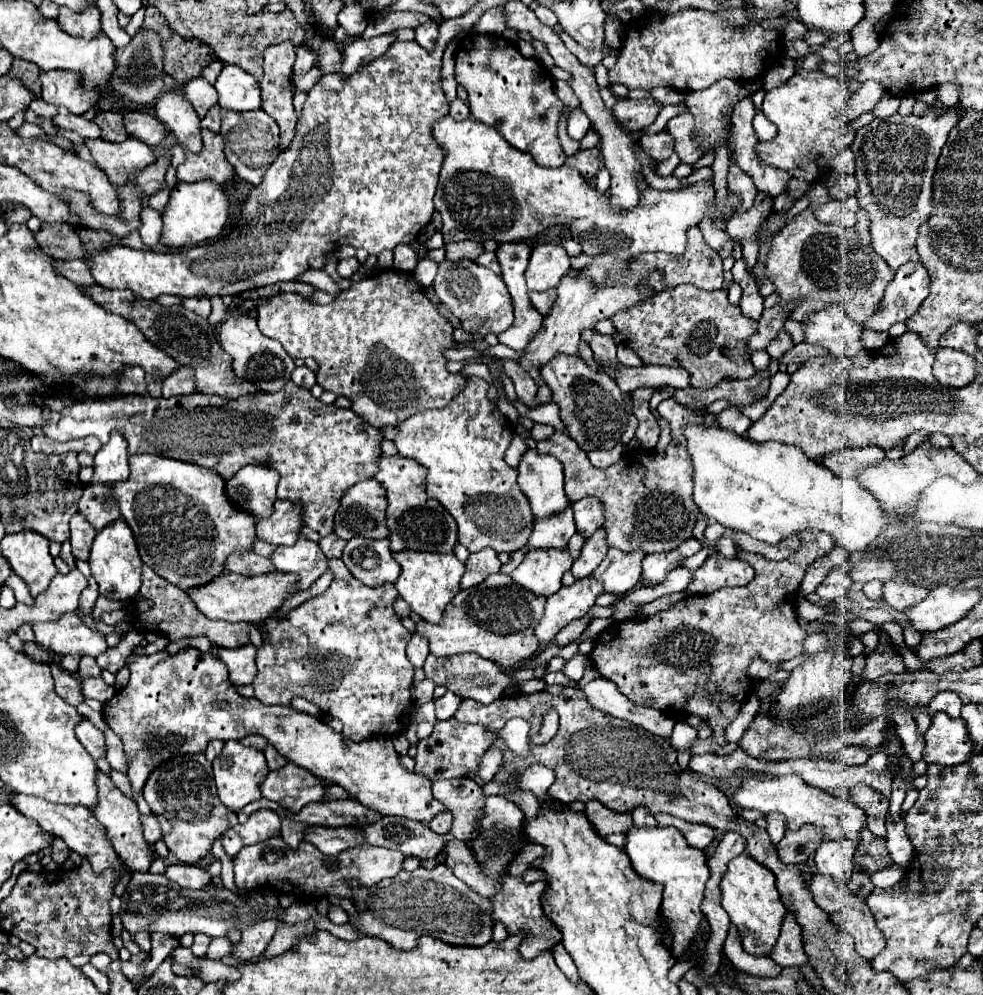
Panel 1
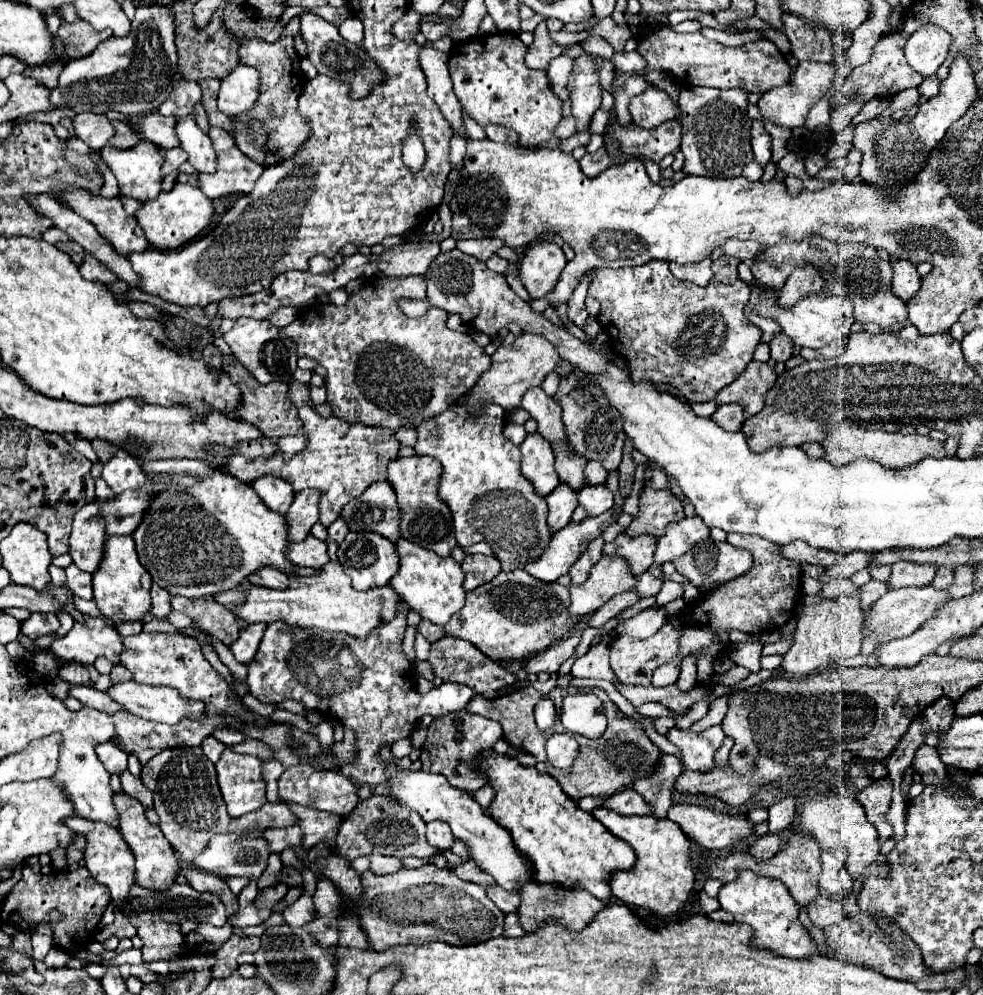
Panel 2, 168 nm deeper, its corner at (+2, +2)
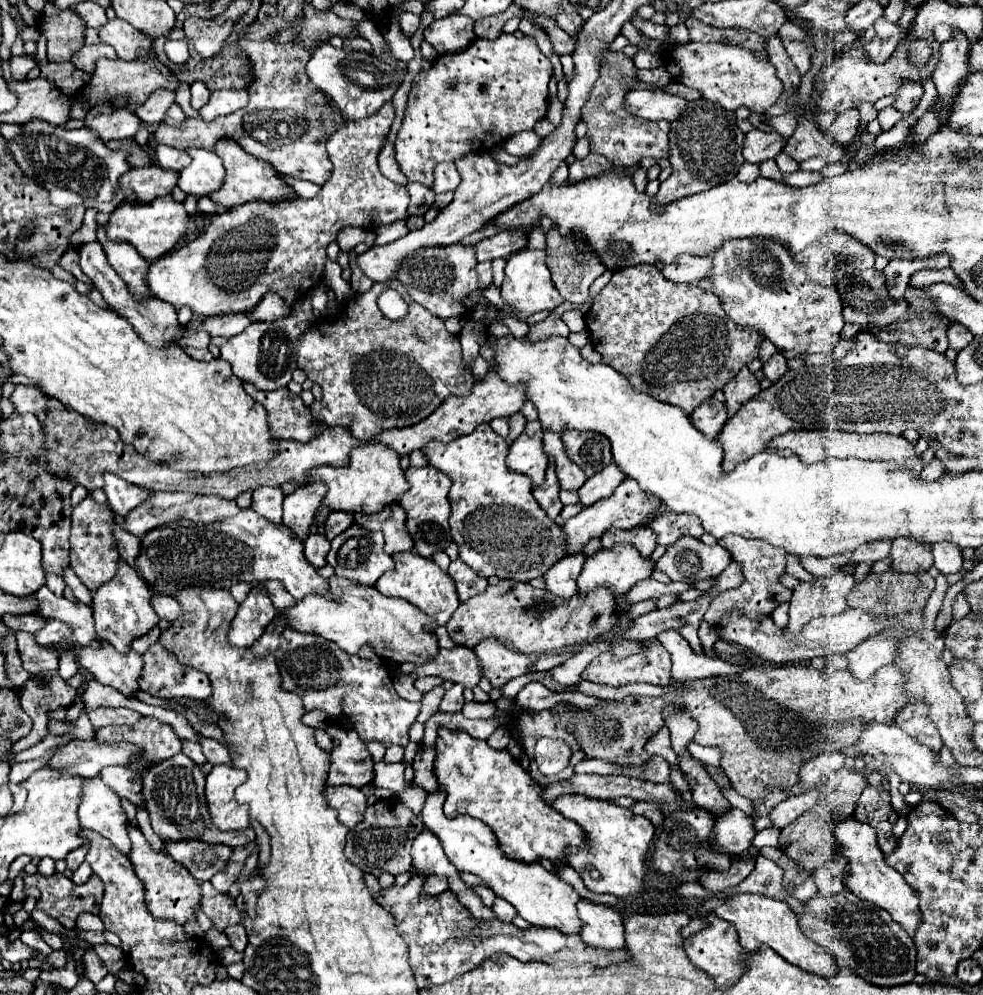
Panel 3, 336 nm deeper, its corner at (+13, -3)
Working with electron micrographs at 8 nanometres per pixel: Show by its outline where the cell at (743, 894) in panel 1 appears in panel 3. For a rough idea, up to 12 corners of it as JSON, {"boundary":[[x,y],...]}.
{"boundary":[[741,893],[713,911],[747,953],[771,947],[803,971],[835,977],[785,901]]}

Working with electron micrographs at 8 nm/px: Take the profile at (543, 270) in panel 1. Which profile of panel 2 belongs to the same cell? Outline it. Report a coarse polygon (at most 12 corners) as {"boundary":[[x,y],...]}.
{"boundary":[[554,242],[528,246],[518,278],[532,298],[558,284],[566,258]]}

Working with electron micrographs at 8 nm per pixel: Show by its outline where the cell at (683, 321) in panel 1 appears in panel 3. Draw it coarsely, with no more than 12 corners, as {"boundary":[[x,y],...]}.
{"boundary":[[615,271],[585,313],[637,393],[687,415],[757,359],[711,281]]}

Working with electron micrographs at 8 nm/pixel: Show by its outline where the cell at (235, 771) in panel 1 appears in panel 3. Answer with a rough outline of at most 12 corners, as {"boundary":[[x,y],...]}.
{"boundary":[[215,765],[205,797],[221,831],[243,831],[249,813],[233,795],[247,773]]}

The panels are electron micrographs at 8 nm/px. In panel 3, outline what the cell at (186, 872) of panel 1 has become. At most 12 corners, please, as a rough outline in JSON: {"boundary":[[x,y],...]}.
{"boundary":[[209,881],[203,887],[201,911],[215,929],[241,923],[231,895]]}

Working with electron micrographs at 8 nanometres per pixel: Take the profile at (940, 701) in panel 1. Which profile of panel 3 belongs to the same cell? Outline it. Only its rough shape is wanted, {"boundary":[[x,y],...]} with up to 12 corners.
{"boundary":[[925,703],[905,705],[895,725],[941,751],[943,741]]}

